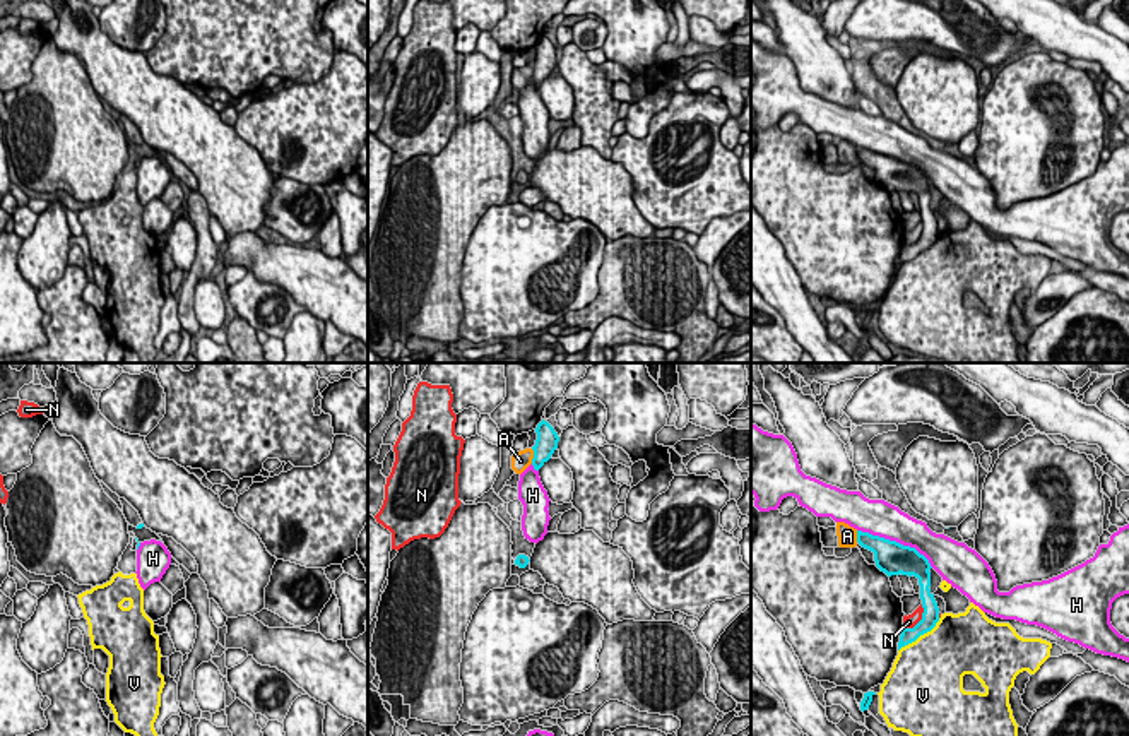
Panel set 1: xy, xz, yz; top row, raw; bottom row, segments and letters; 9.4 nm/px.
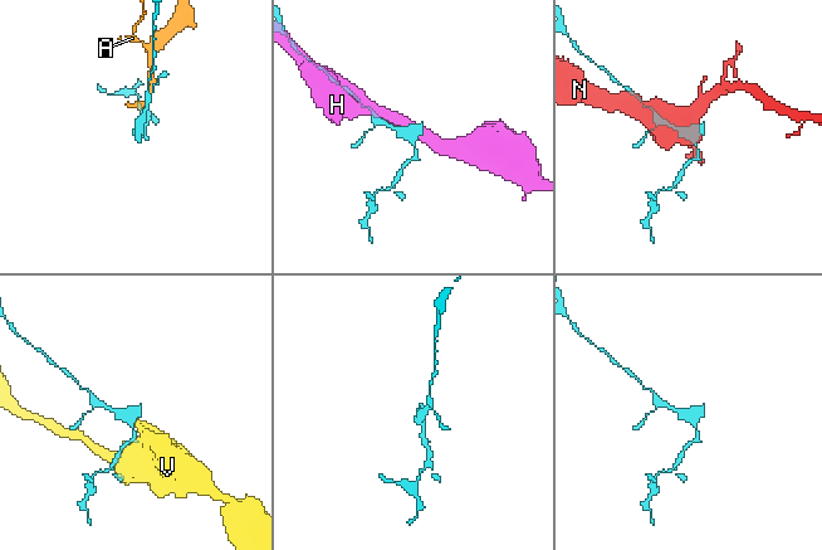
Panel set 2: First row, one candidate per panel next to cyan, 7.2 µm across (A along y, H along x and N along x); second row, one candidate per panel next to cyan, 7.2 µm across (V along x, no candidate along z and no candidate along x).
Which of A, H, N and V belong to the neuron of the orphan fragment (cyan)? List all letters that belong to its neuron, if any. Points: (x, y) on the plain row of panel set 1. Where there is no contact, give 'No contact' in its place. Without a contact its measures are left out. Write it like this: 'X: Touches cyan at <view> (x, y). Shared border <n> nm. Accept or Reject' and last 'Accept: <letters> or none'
A: Touches cyan at xz (534, 72). Shared border 140 nm. Reject
H: Touches cyan at yz (895, 158). Shared border 800 nm. Reject
N: Touches cyan at yz (921, 237). Shared border 300 nm. Reject
V: Touches cyan at yz (919, 252). Shared border 500 nm. Reject
Accept: none

